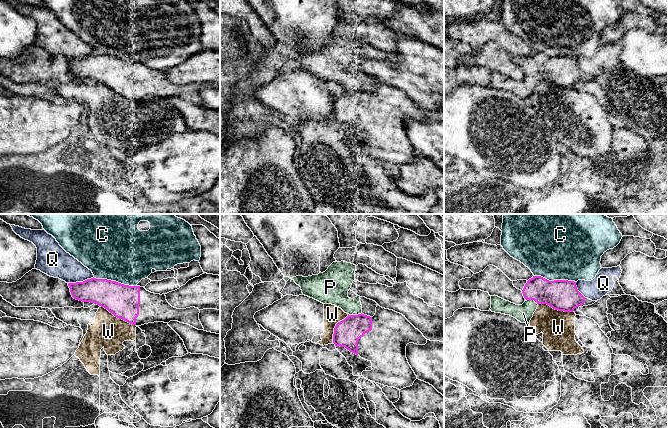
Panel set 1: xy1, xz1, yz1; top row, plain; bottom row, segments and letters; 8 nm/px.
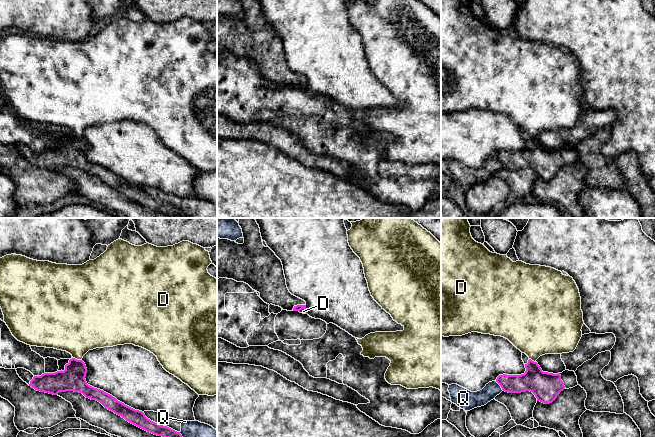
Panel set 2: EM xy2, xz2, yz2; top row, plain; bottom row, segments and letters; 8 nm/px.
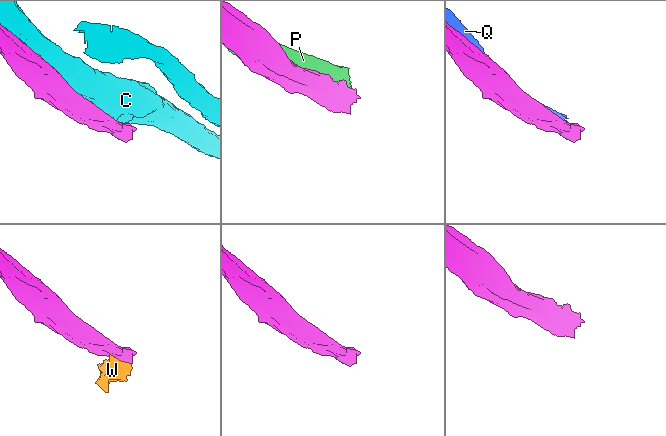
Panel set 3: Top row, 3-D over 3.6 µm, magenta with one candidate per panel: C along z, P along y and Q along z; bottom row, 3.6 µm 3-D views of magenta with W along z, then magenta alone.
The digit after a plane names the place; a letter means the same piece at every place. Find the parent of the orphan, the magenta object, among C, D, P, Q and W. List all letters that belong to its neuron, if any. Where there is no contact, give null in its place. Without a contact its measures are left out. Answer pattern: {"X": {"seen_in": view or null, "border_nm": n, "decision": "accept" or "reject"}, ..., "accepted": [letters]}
{"C": {"seen_in": "xy1", "border_nm": 360, "decision": "reject"}, "D": {"seen_in": "xy2", "border_nm": 80, "decision": "reject"}, "P": {"seen_in": "xz1", "border_nm": 110, "decision": "reject"}, "Q": {"seen_in": "xy1", "border_nm": 220, "decision": "reject"}, "W": {"seen_in": "xy1", "border_nm": 340, "decision": "reject"}, "accepted": []}

